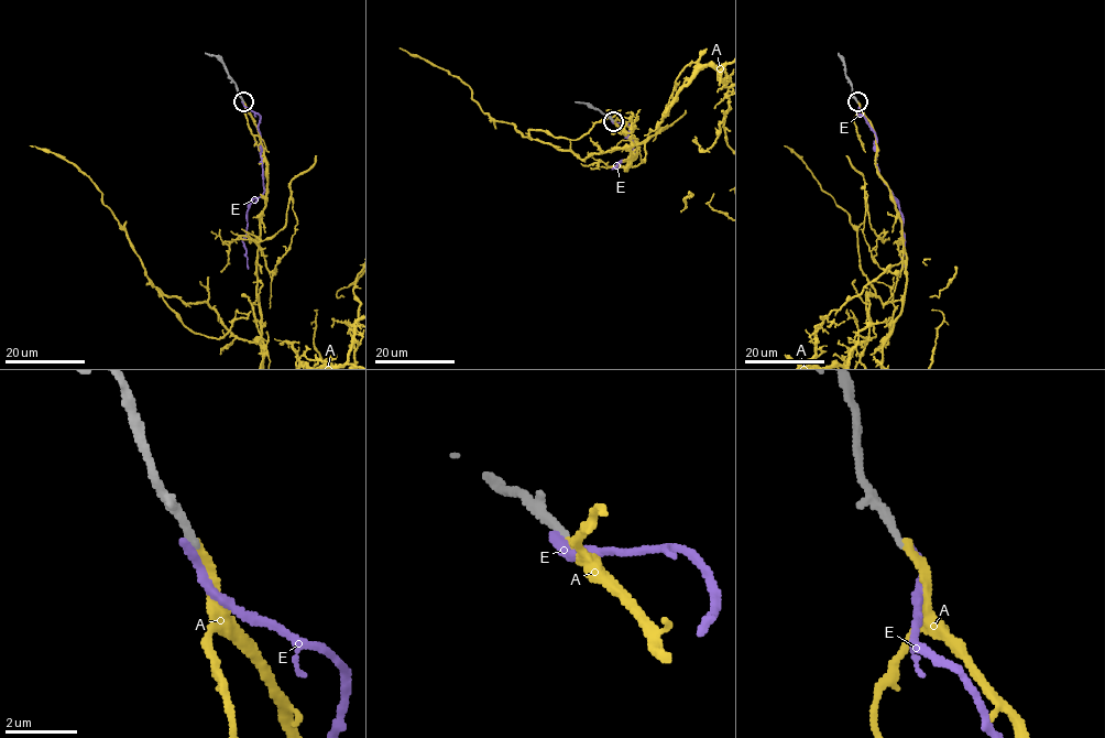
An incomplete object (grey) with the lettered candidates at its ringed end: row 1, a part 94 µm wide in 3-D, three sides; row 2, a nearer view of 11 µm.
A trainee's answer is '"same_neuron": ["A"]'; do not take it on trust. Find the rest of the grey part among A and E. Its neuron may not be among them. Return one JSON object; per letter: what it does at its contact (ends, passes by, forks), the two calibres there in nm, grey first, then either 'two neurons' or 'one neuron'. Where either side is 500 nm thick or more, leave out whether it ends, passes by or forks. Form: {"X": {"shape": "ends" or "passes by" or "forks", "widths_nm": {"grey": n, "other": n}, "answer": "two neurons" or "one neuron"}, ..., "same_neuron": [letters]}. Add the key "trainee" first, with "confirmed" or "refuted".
{"trainee": "confirmed", "A": {"shape": "ends", "widths_nm": {"grey": 240, "other": 240}, "answer": "one neuron"}, "E": {"shape": "ends", "widths_nm": {"grey": 240, "other": 280}, "answer": "two neurons"}, "same_neuron": ["A"]}

